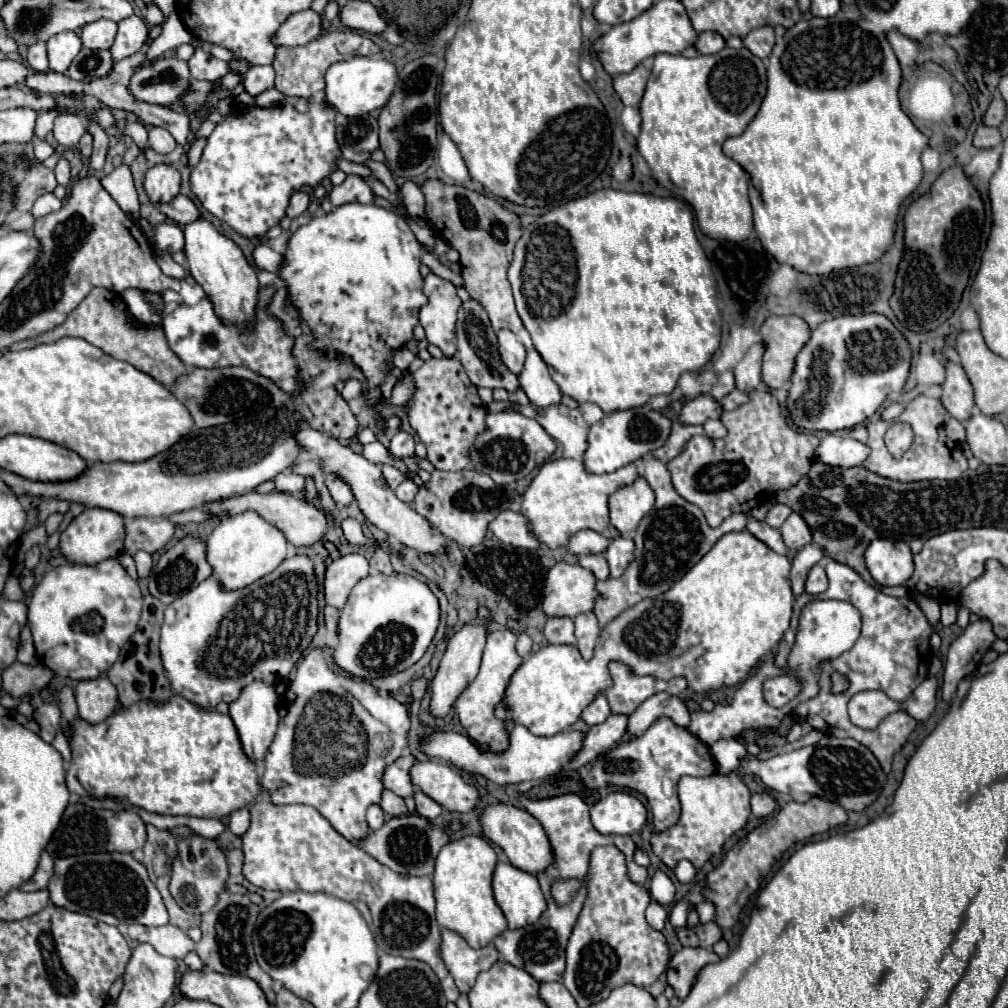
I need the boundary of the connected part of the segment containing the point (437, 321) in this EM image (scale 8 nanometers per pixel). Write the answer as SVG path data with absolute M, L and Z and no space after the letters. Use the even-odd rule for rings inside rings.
M430 273L424 279L424 293L428 303L420 309L420 325L424 327L428 341L438 345L446 357L452 357L456 353L454 323L462 305L456 295L456 287L450 281Z

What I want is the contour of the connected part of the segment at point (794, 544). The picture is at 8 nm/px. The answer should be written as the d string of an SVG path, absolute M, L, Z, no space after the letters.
M792 513L784 525L780 527L780 533L784 537L784 543L788 549L798 551L800 547L808 545L812 541L812 533L808 531L808 523L804 523L804 519L800 519L800 515Z

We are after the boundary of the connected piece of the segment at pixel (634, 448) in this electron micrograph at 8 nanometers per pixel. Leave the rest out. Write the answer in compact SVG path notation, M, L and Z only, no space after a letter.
M626 409L608 413L602 421L588 429L588 447L584 451L584 469L588 473L610 473L616 471L660 447L670 433L670 419L660 411L650 409Z

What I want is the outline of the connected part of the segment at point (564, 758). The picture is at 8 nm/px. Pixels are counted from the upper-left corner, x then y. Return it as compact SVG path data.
M516 725L510 733L508 749L500 751L500 753L484 751L484 749L480 749L480 745L472 743L472 739L468 739L466 735L454 733L454 731L434 731L426 737L422 737L420 749L428 757L450 763L458 769L464 769L466 773L482 775L498 785L506 785L506 783L522 783L522 781L540 781L540 779L546 779L546 777L558 773L564 765L568 765L568 759L572 759L572 755L576 755L576 751L580 751L580 743L584 743L582 731L566 729L552 737L538 737L538 735L532 735L524 725Z

